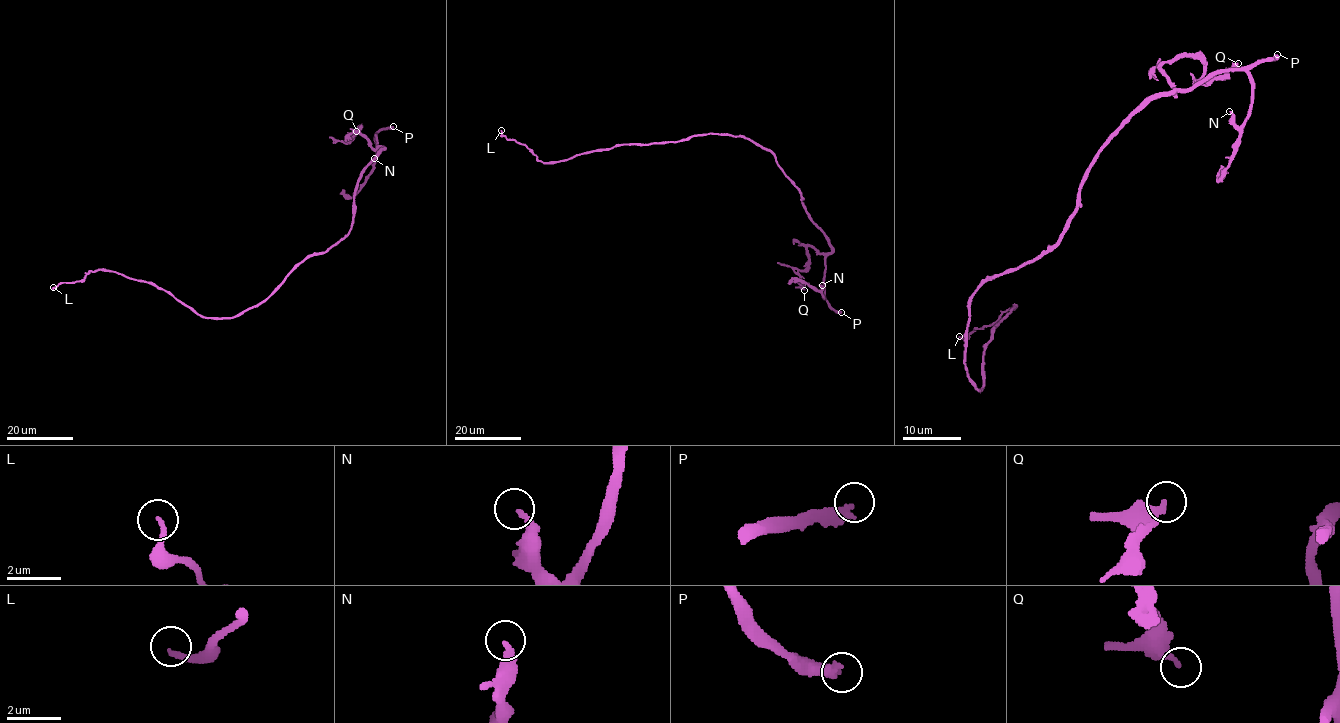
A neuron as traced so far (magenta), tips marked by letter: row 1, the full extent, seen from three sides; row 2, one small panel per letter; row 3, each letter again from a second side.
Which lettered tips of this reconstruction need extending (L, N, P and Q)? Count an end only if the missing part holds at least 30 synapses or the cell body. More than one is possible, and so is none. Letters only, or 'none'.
P

